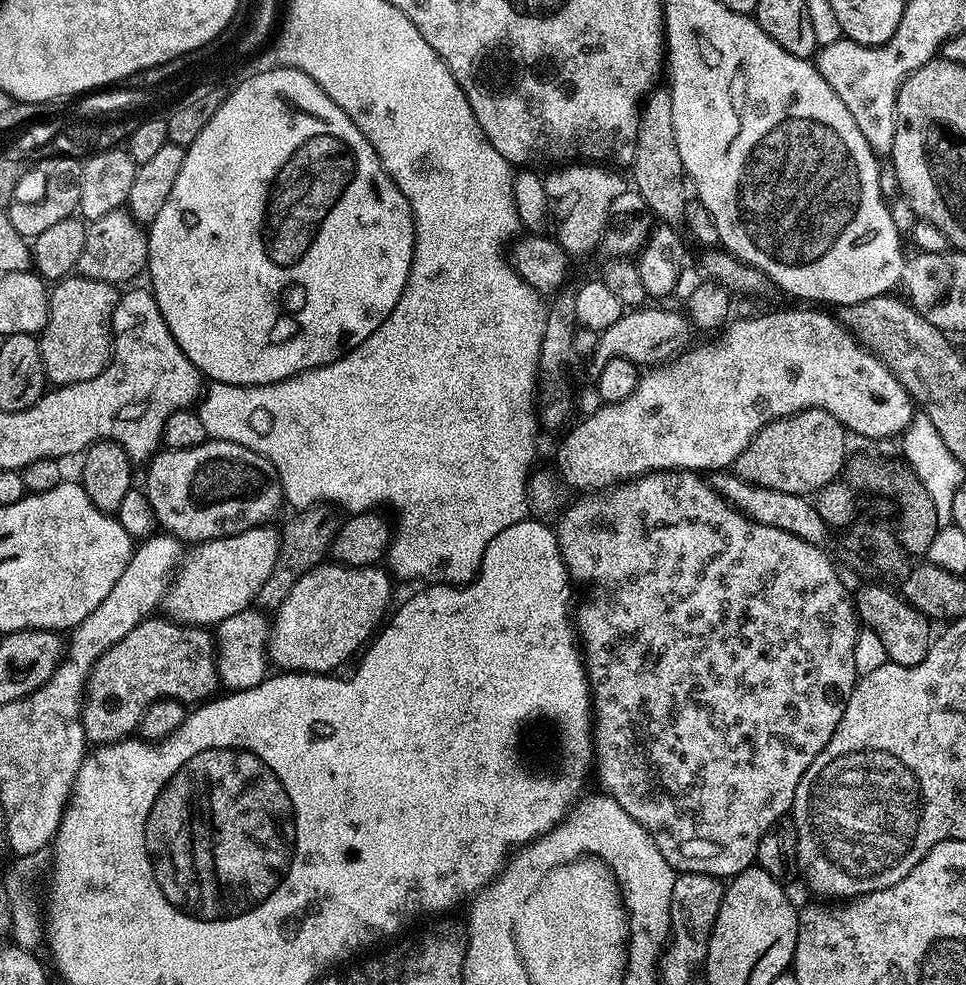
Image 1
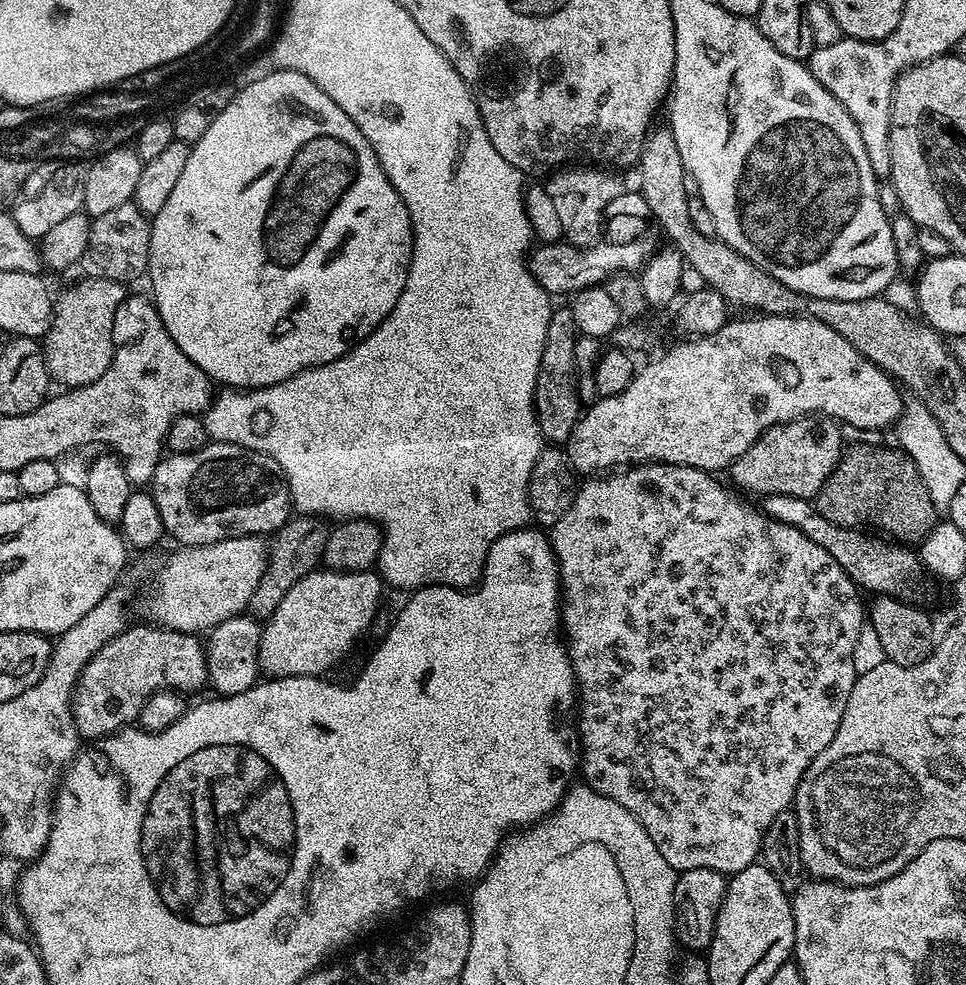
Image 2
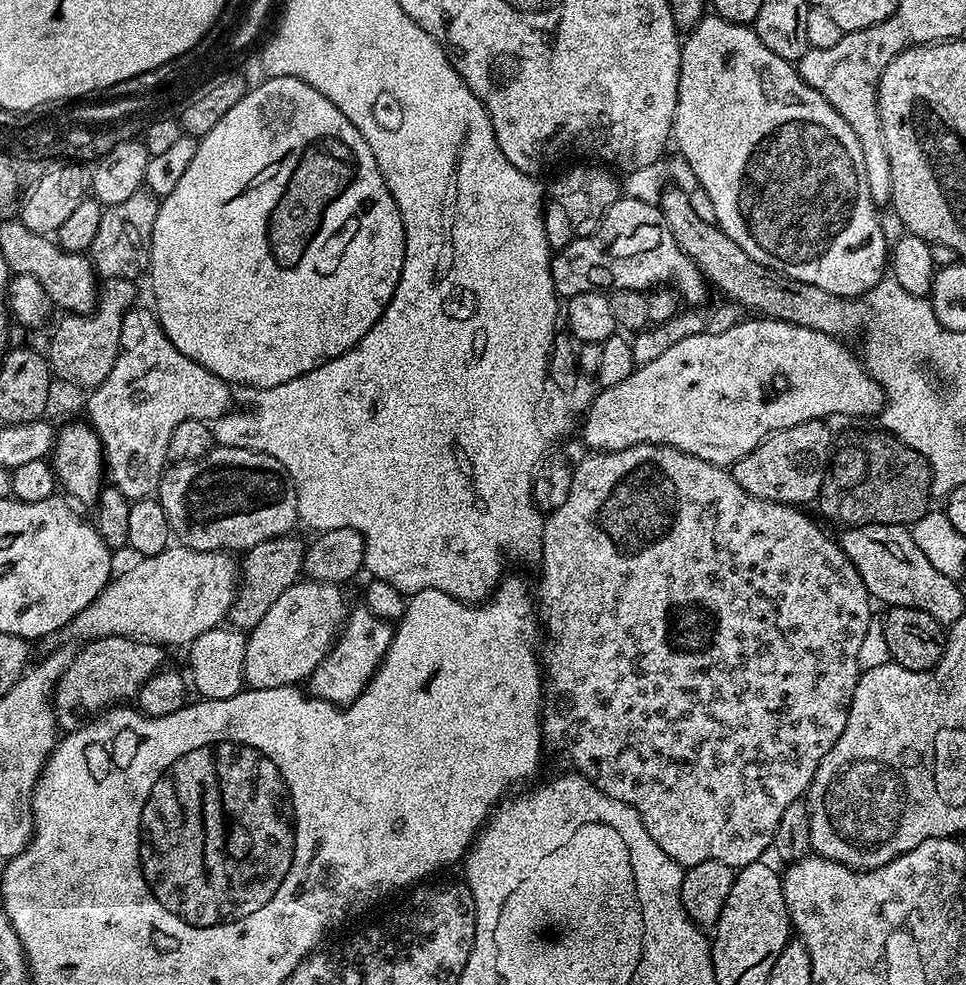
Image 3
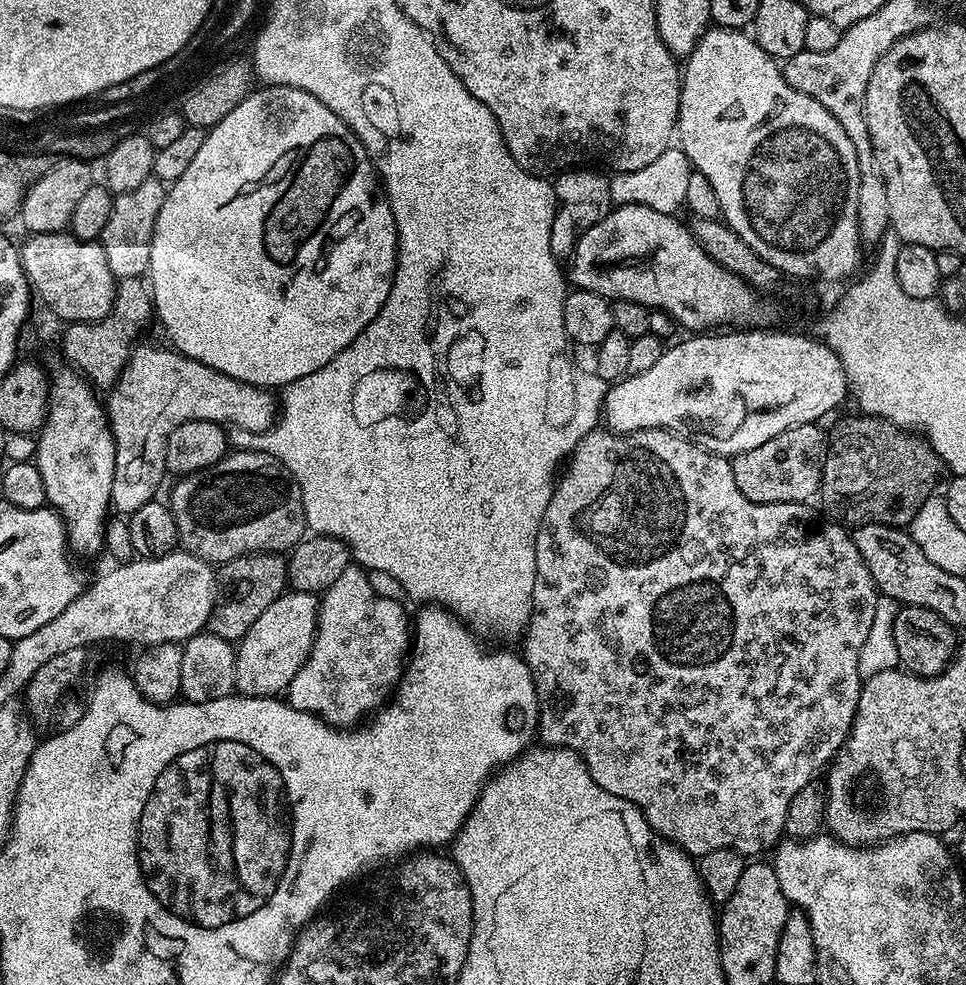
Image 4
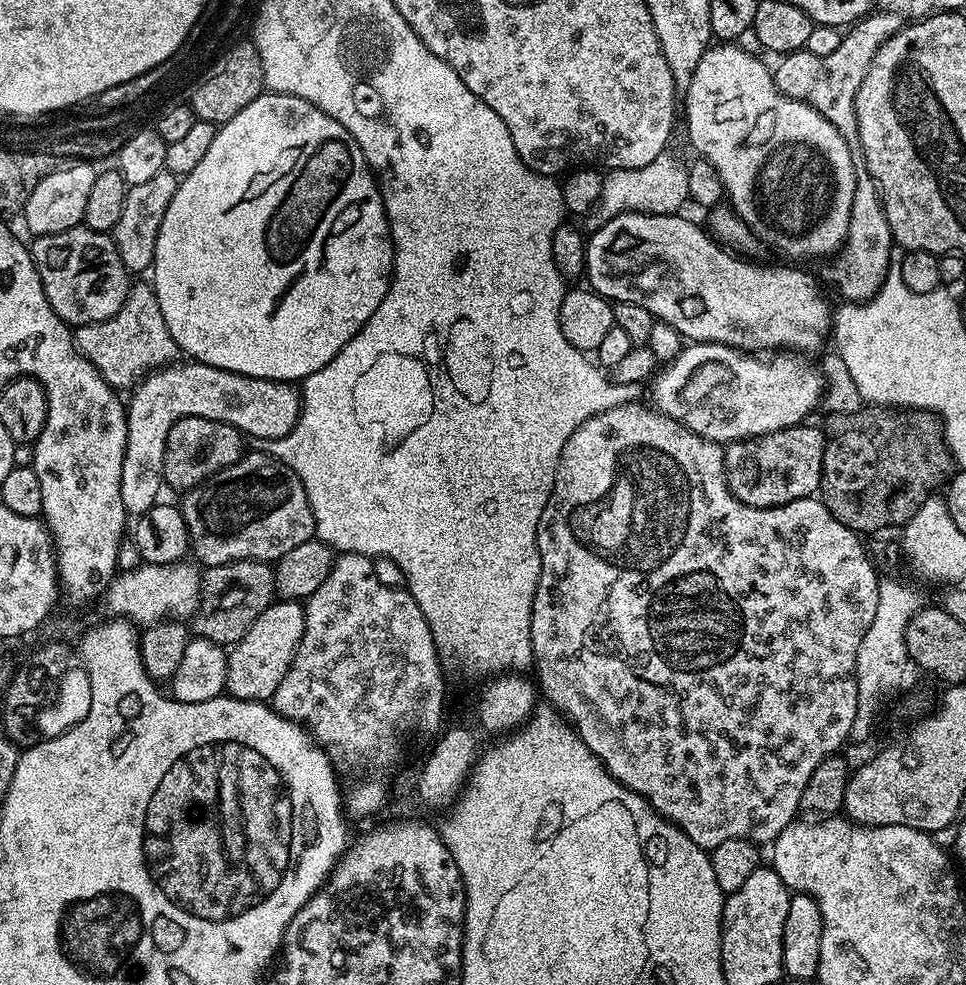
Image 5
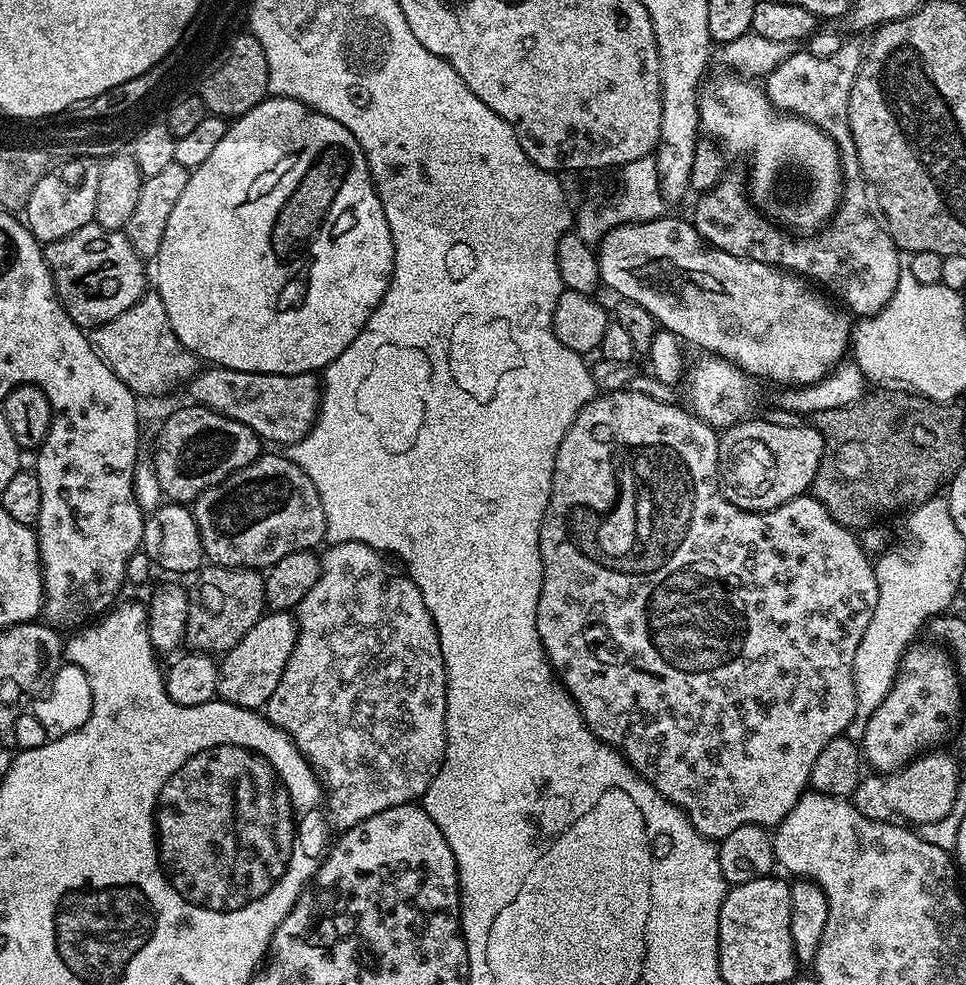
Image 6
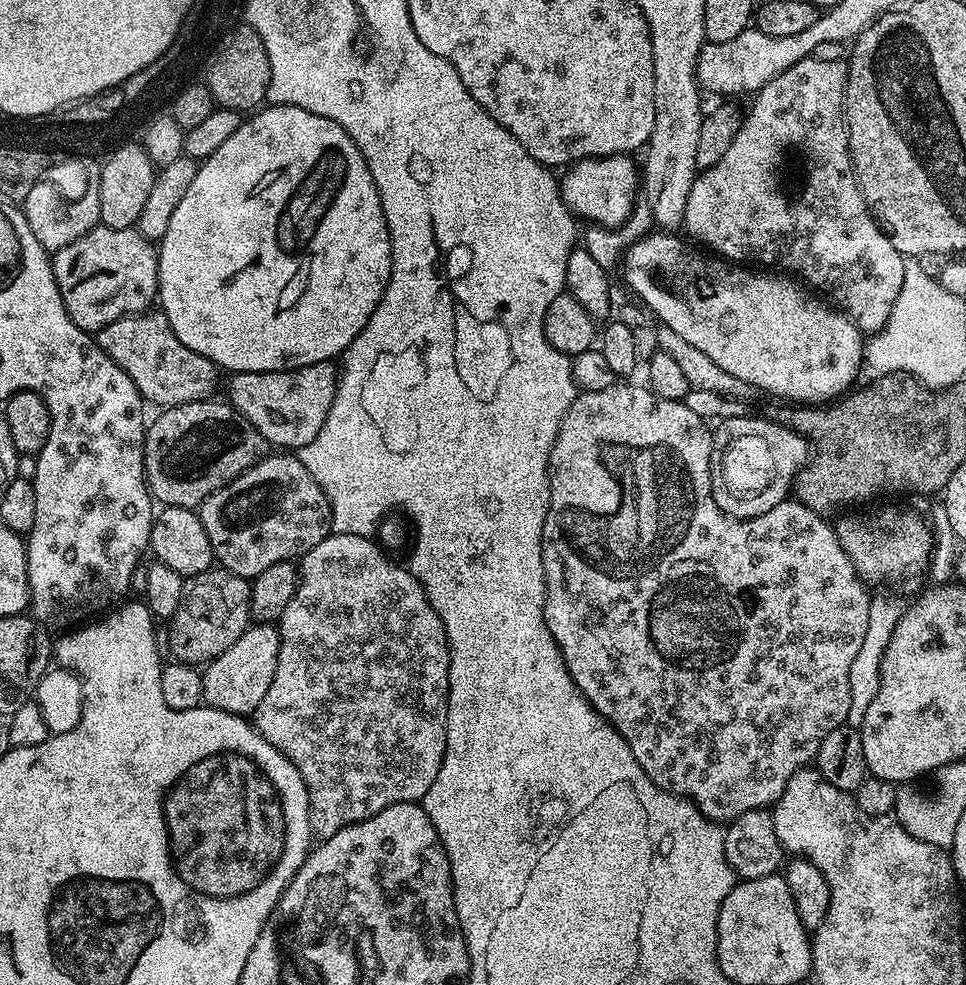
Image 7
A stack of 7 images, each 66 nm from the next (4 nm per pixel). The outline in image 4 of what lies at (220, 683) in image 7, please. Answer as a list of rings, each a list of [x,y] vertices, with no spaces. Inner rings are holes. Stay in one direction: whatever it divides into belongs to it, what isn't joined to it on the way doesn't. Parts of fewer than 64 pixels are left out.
[[[286,590],[246,630],[236,648],[235,691],[242,696],[279,697],[302,670],[316,637],[320,601],[315,592]]]

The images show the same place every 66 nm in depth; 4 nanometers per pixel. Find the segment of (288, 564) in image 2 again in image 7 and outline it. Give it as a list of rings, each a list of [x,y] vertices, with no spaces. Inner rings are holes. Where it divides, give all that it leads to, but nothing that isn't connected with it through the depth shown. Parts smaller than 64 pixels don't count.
[[[219,566],[207,572],[189,576],[184,580],[184,592],[177,610],[168,625],[168,648],[175,659],[182,664],[207,665],[208,661],[218,658],[222,650],[234,646],[238,638],[250,627],[251,583],[245,577],[235,576]]]

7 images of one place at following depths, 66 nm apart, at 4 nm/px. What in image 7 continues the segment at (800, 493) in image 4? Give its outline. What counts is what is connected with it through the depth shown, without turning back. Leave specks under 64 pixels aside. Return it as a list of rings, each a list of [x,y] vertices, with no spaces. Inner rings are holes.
[[[732,416],[712,432],[714,502],[726,515],[739,520],[767,517],[774,506],[789,499],[796,476],[810,459],[810,445],[804,437],[760,416]]]

